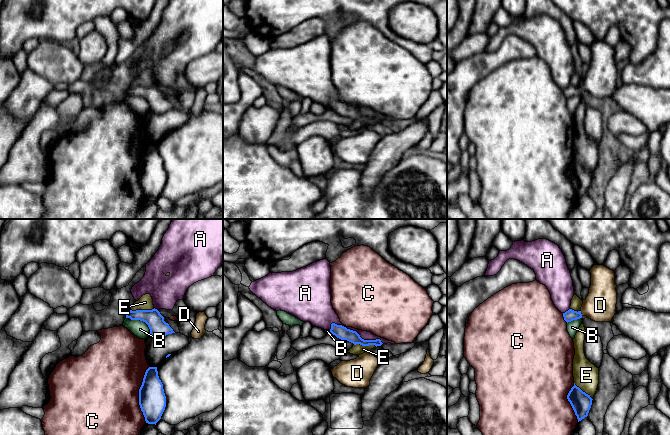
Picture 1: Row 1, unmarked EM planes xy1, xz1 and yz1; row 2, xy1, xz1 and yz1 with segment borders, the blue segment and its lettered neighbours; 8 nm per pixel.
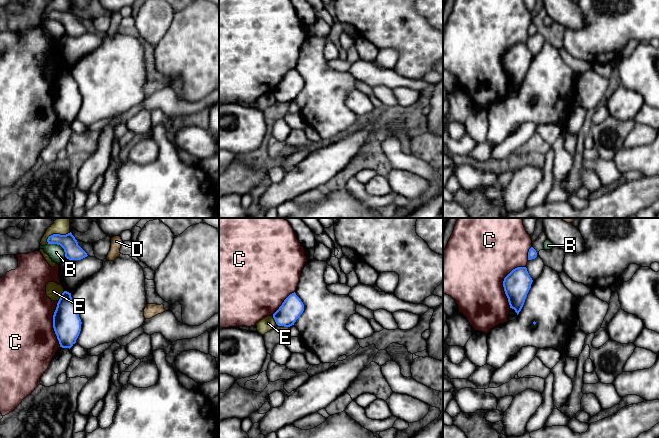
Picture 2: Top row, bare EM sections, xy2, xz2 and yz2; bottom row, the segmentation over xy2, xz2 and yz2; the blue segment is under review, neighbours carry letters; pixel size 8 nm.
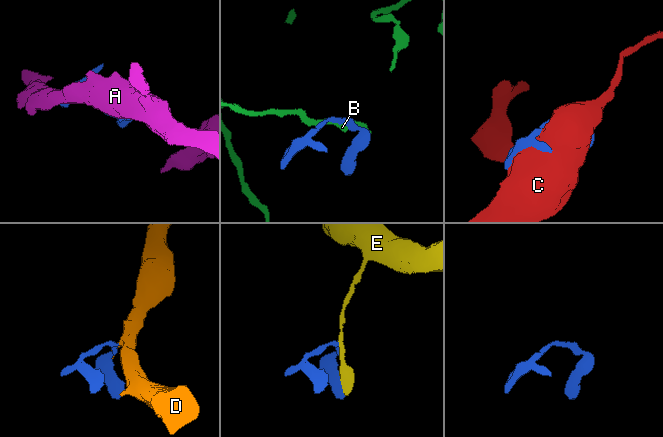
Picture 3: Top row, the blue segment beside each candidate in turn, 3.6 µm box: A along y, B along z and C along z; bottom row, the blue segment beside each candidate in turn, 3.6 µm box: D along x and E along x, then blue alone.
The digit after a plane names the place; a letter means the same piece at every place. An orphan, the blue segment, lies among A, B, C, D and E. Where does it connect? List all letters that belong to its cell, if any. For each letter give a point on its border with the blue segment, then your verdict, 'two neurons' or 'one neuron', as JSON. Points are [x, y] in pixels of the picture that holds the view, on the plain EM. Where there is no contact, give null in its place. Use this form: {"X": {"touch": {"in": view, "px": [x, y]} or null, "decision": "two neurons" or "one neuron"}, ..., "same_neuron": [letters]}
{"A": {"touch": {"in": "xz1", "px": [357, 109]}, "decision": "two neurons"}, "B": {"touch": {"in": "xy1", "px": [143, 97]}, "decision": "two neurons"}, "C": {"touch": {"in": "xy1", "px": [139, 170]}, "decision": "two neurons"}, "D": {"touch": {"in": "yz1", "px": [580, 89]}, "decision": "two neurons"}, "E": {"touch": {"in": "xy2", "px": [57, 10]}, "decision": "two neurons"}, "same_neuron": []}

